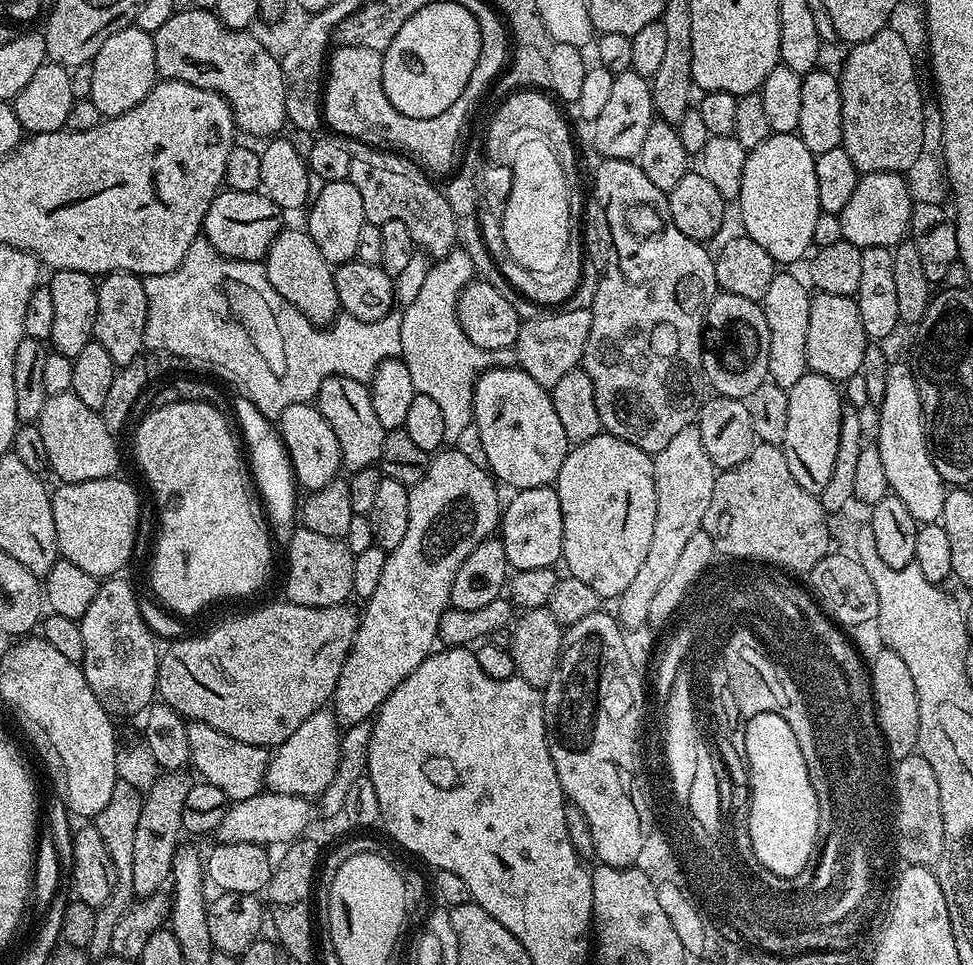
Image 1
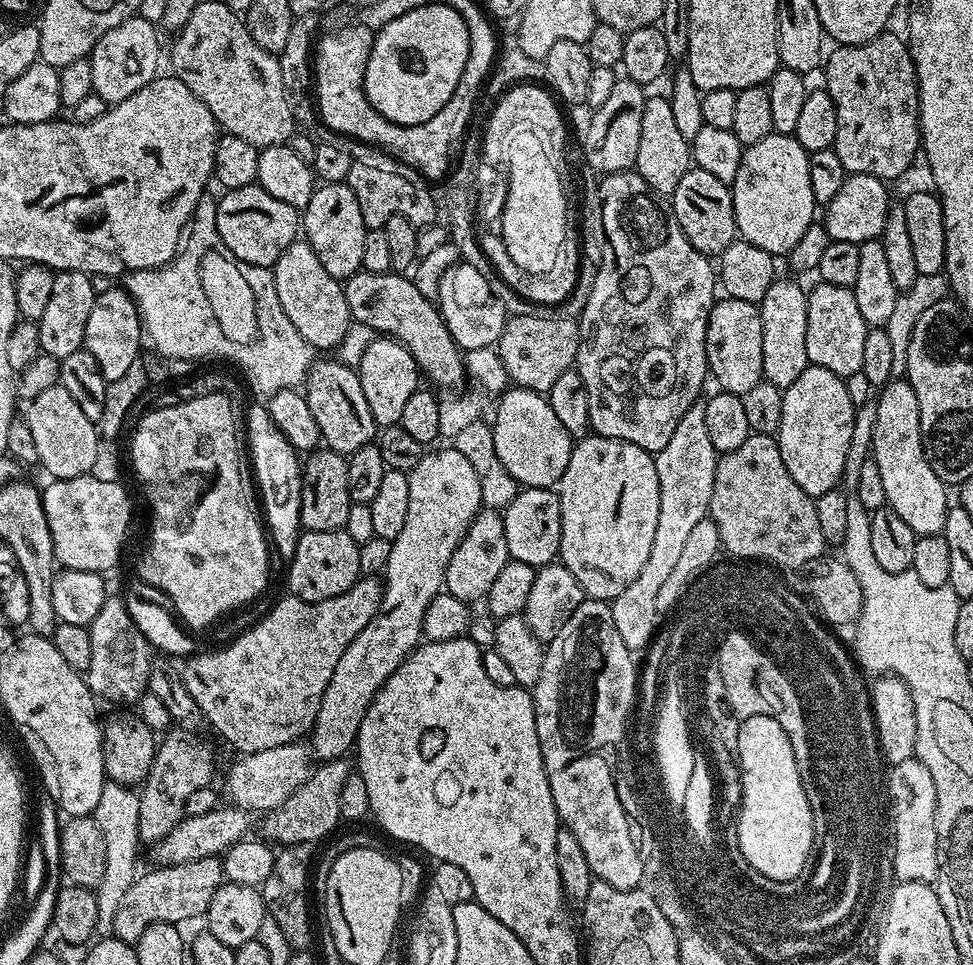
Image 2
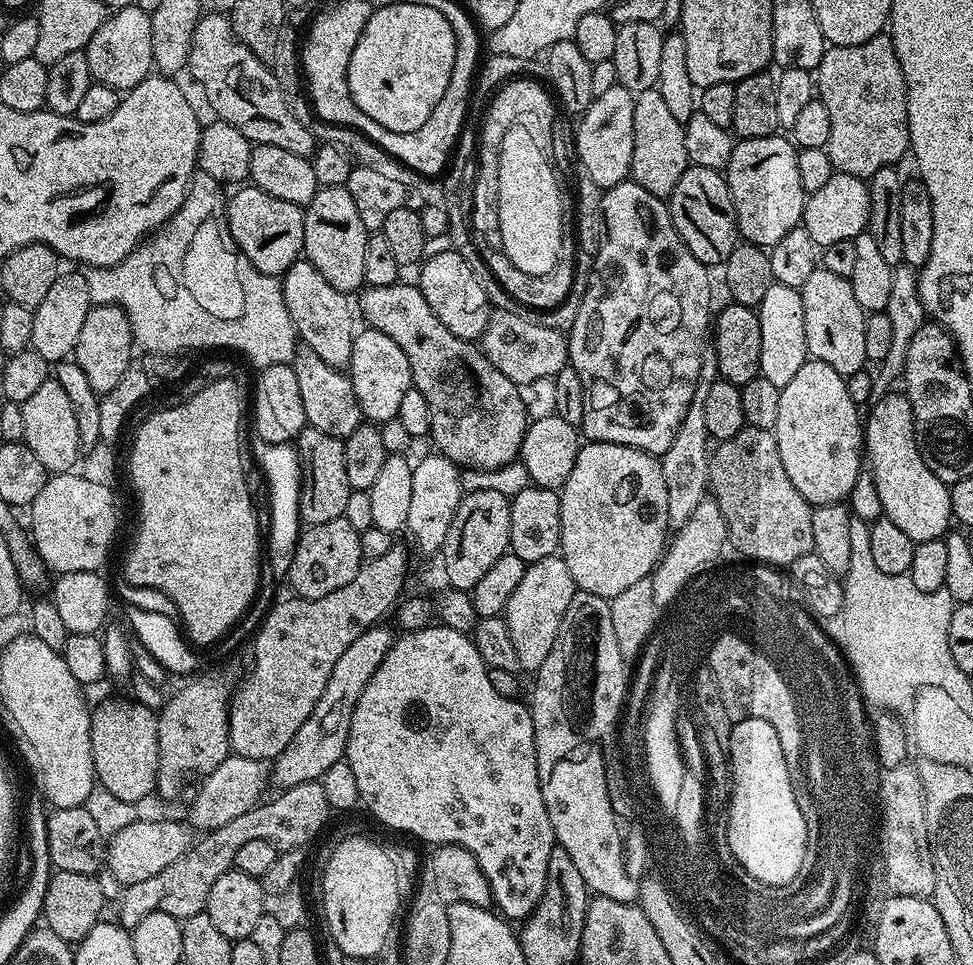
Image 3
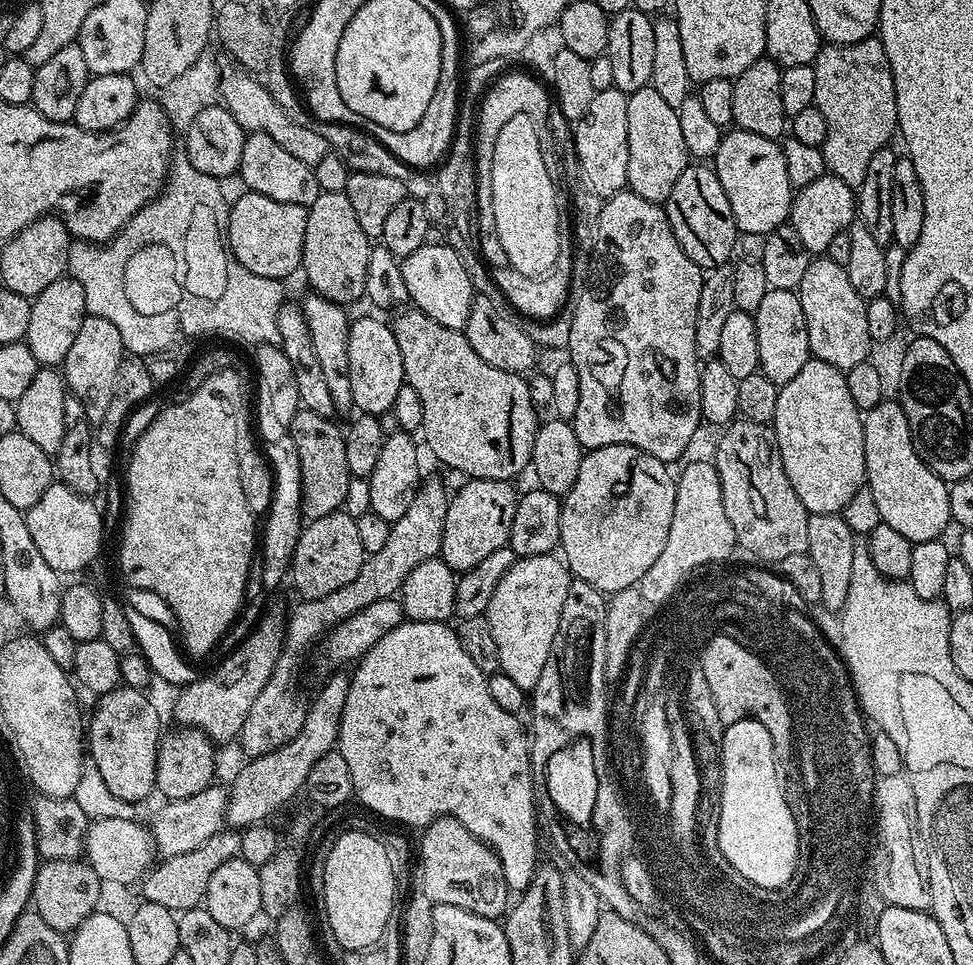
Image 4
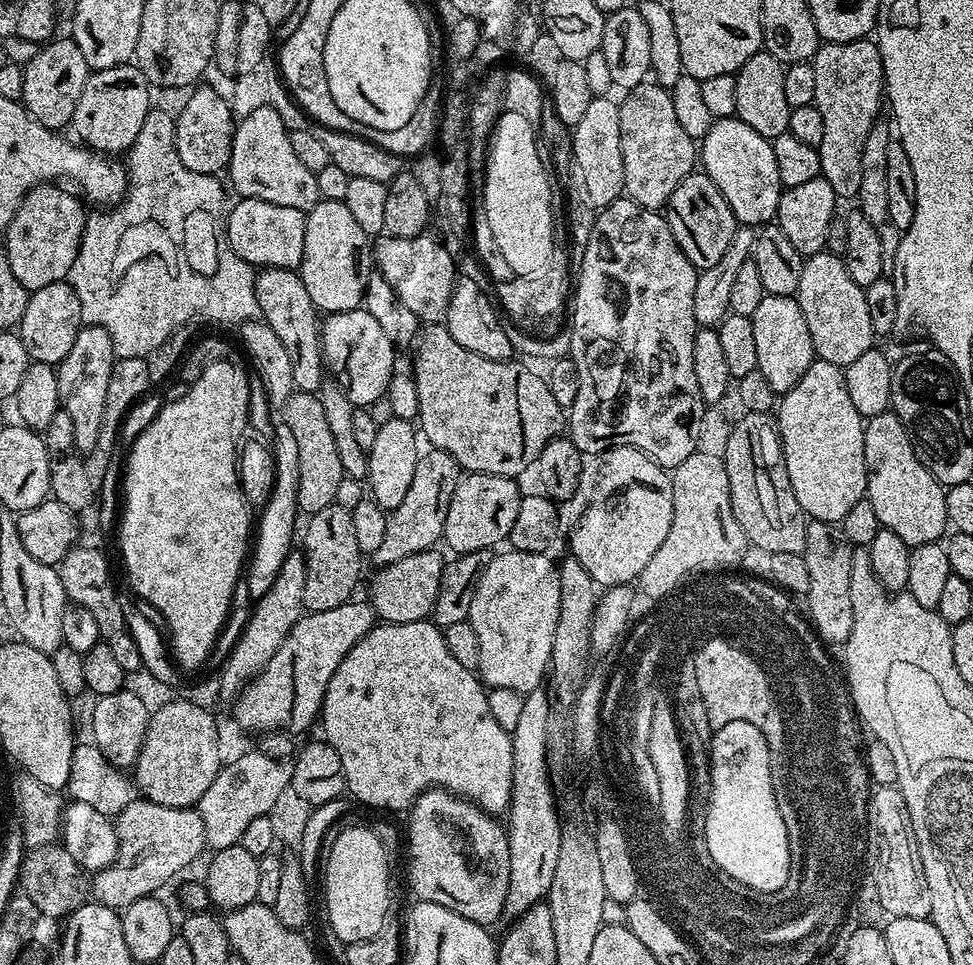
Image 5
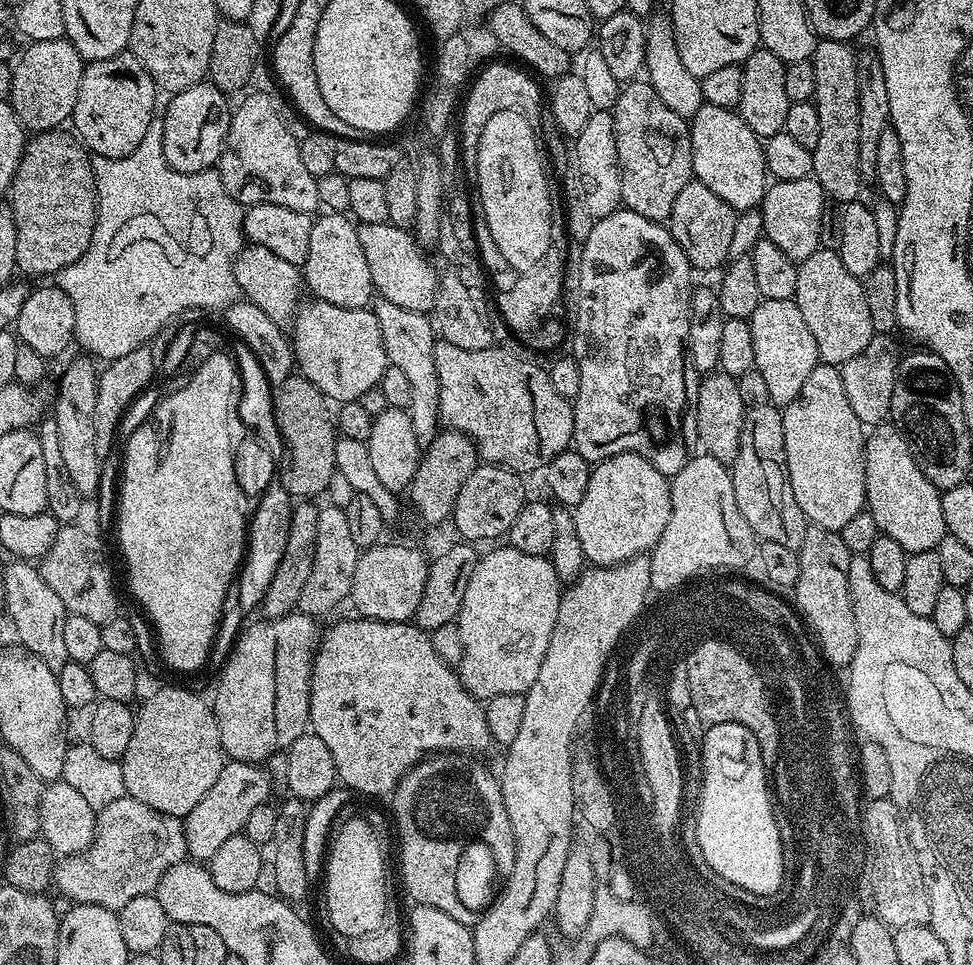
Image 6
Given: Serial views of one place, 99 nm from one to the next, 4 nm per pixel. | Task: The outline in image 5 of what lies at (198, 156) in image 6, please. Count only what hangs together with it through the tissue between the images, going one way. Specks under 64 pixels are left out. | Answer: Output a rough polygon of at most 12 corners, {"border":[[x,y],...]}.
{"border":[[197,87],[176,115],[186,170],[216,176],[230,162],[230,106]]}

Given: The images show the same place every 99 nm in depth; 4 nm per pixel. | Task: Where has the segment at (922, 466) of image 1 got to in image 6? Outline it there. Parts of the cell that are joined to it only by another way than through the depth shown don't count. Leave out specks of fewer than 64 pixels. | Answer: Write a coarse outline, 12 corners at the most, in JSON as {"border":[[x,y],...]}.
{"border":[[895,426],[864,441],[866,511],[908,553],[946,534],[941,489]]}

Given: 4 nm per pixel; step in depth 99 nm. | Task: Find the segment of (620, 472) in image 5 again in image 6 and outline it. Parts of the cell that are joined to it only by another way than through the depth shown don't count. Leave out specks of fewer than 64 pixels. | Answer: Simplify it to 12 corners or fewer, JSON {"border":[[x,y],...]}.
{"border":[[645,456],[592,468],[574,506],[585,561],[651,553],[672,486]]}

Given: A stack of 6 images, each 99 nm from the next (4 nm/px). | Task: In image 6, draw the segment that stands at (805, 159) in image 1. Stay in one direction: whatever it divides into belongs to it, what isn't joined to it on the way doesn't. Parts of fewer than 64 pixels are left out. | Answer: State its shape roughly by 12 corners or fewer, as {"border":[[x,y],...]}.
{"border":[[739,111],[690,118],[692,175],[737,213],[759,209],[761,137]]}

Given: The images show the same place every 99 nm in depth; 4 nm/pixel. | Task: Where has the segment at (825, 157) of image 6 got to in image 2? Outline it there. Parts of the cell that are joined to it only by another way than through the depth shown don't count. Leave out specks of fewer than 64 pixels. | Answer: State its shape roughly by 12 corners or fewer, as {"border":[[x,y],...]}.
{"border":[[903,35],[836,46],[823,87],[845,173],[893,182],[921,151]]}

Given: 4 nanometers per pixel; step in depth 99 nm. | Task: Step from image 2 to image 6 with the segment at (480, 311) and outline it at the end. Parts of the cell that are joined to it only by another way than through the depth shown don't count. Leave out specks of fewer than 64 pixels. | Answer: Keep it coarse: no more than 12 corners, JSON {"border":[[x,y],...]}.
{"border":[[360,224],[379,299],[435,309],[438,268],[409,229]]}

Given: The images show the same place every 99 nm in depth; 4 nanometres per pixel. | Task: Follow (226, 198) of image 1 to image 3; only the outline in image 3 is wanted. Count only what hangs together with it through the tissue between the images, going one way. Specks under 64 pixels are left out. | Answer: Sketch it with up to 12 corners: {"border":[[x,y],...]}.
{"border":[[255,186],[227,201],[237,249],[283,277],[304,250],[304,208]]}

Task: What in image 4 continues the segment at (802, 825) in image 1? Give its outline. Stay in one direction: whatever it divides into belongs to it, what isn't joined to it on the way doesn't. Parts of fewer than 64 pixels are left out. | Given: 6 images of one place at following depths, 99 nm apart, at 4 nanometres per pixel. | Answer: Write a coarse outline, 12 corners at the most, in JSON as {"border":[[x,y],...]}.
{"border":[[727,725],[718,847],[786,887],[800,862],[770,730]]}

